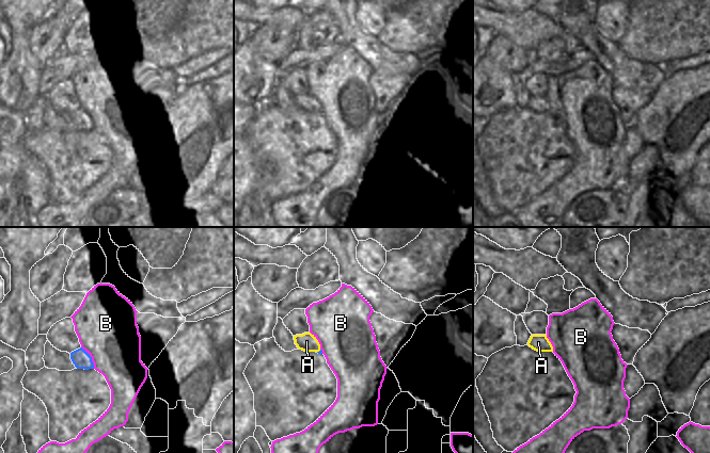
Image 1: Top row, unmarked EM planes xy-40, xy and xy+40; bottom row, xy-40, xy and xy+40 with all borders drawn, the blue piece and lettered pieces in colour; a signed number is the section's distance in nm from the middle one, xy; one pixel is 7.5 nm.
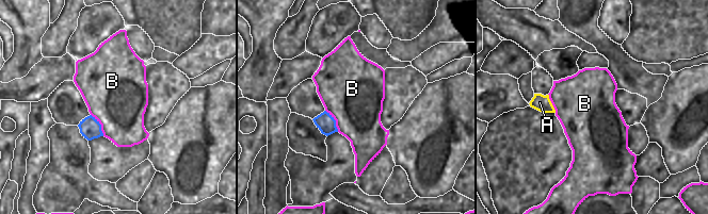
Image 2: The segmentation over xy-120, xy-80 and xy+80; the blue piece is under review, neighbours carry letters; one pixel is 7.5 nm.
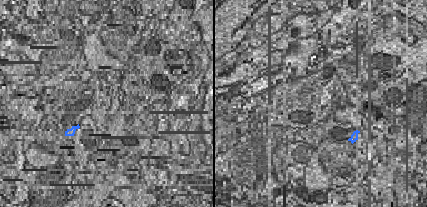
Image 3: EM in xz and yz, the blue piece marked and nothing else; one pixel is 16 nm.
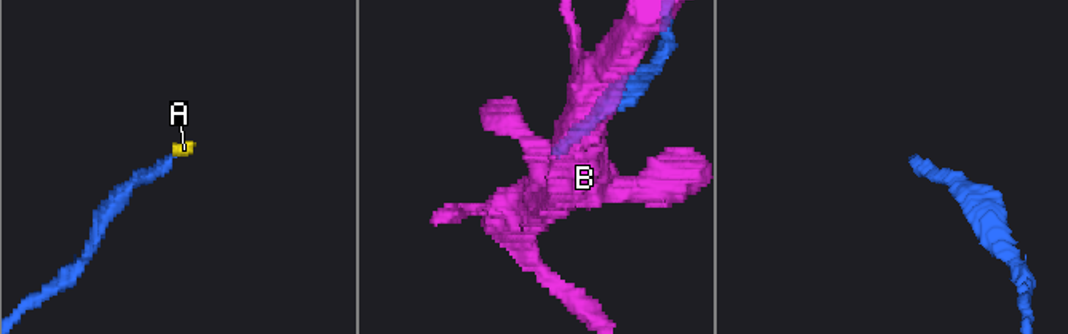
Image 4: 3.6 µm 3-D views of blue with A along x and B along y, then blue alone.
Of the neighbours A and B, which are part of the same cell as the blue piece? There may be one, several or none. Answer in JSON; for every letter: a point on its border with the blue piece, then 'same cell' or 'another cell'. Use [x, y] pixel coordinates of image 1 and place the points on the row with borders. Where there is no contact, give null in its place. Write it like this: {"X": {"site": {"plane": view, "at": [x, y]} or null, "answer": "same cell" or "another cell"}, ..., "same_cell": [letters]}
{"A": {"site": {"plane": "xy", "at": [319, 351]}, "answer": "same cell"}, "B": {"site": {"plane": "xy-40", "at": [91, 357]}, "answer": "another cell"}, "same_cell": ["A"]}

